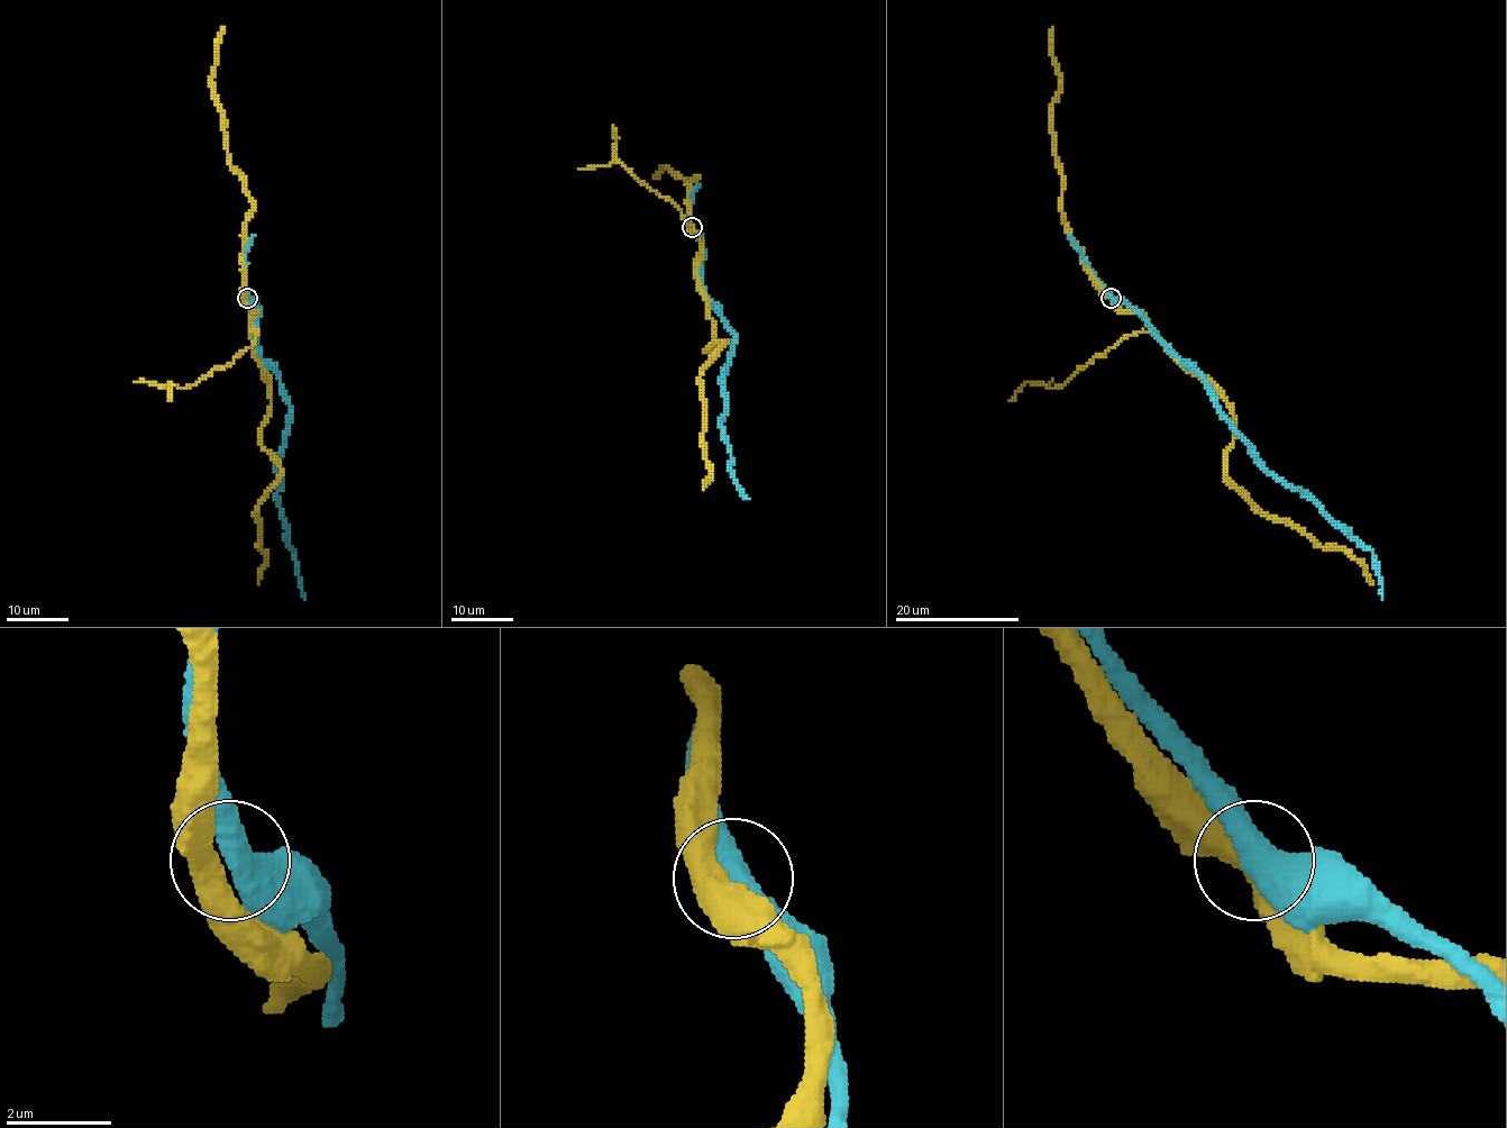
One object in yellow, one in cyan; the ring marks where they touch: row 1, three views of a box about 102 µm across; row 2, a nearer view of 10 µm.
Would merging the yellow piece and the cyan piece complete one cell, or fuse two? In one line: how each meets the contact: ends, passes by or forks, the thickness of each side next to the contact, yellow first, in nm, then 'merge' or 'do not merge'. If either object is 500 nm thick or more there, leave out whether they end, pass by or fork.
calibres 500 and 480 nm; do not merge

